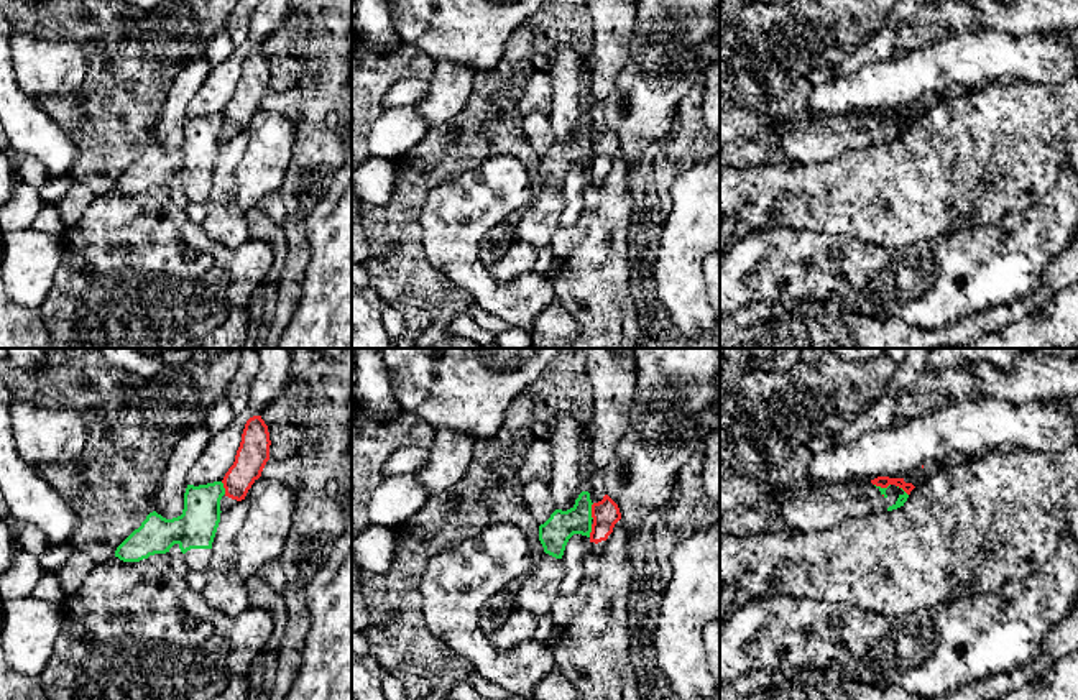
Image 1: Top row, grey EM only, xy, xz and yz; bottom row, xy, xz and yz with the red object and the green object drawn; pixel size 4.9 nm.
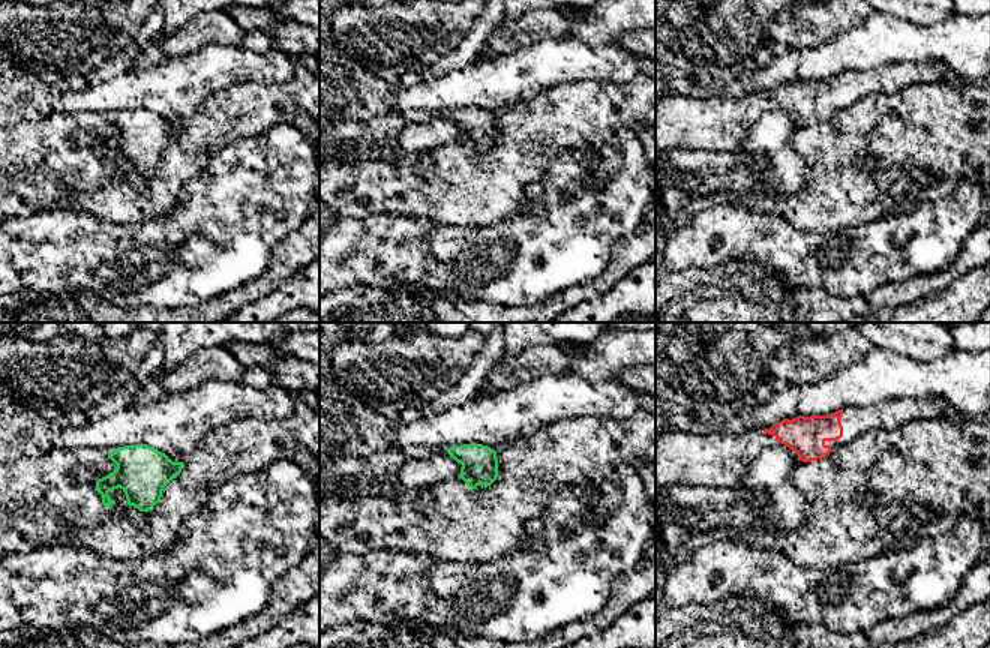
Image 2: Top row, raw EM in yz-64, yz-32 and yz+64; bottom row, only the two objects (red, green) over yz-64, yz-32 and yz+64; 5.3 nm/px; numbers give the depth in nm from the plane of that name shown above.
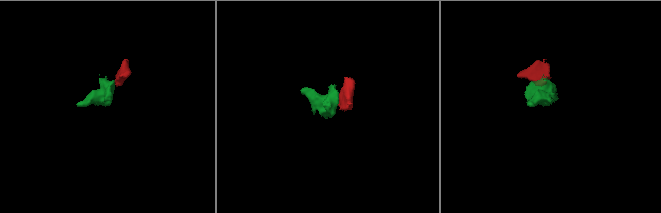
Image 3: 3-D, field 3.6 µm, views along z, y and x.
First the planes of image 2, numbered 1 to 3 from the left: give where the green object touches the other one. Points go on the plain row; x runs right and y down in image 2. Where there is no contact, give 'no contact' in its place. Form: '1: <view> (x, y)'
1: no contact
2: no contact
3: no contact

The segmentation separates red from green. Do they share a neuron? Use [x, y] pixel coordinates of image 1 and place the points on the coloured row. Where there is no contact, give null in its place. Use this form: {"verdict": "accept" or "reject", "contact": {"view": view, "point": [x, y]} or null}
{"verdict": "reject", "contact": {"view": "xz", "point": [592, 511]}}

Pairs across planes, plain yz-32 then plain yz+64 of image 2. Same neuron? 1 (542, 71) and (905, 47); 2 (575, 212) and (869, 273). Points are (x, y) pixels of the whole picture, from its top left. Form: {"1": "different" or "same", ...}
{"1": "same", "2": "same"}

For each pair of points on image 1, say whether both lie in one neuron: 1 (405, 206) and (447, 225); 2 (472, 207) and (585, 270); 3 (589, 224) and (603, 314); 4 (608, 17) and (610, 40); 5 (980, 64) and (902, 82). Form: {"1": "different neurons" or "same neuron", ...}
{"1": "different neurons", "2": "different neurons", "3": "same neuron", "4": "same neuron", "5": "same neuron"}

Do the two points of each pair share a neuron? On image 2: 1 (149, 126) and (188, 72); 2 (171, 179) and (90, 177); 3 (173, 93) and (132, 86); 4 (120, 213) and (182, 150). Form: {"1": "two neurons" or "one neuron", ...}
{"1": "two neurons", "2": "two neurons", "3": "one neuron", "4": "one neuron"}

